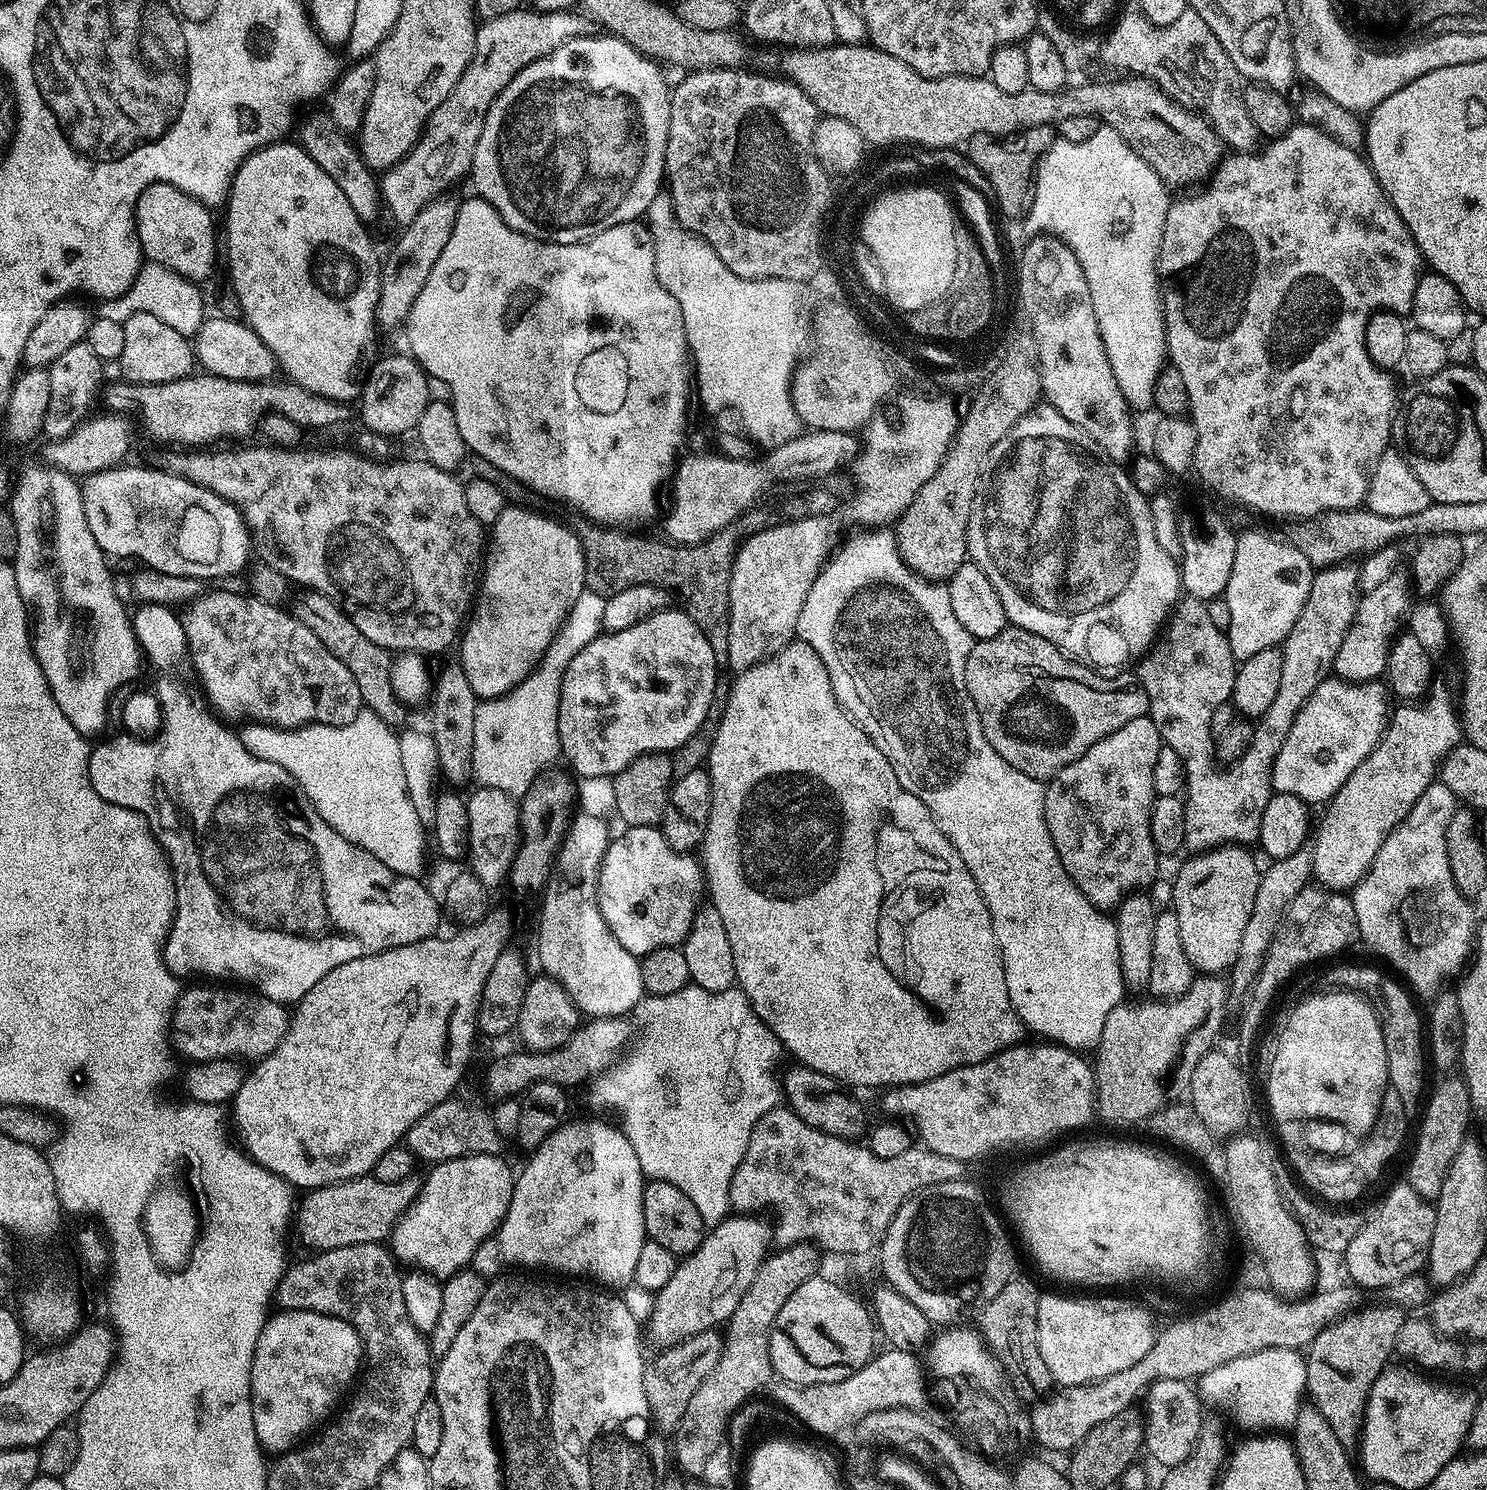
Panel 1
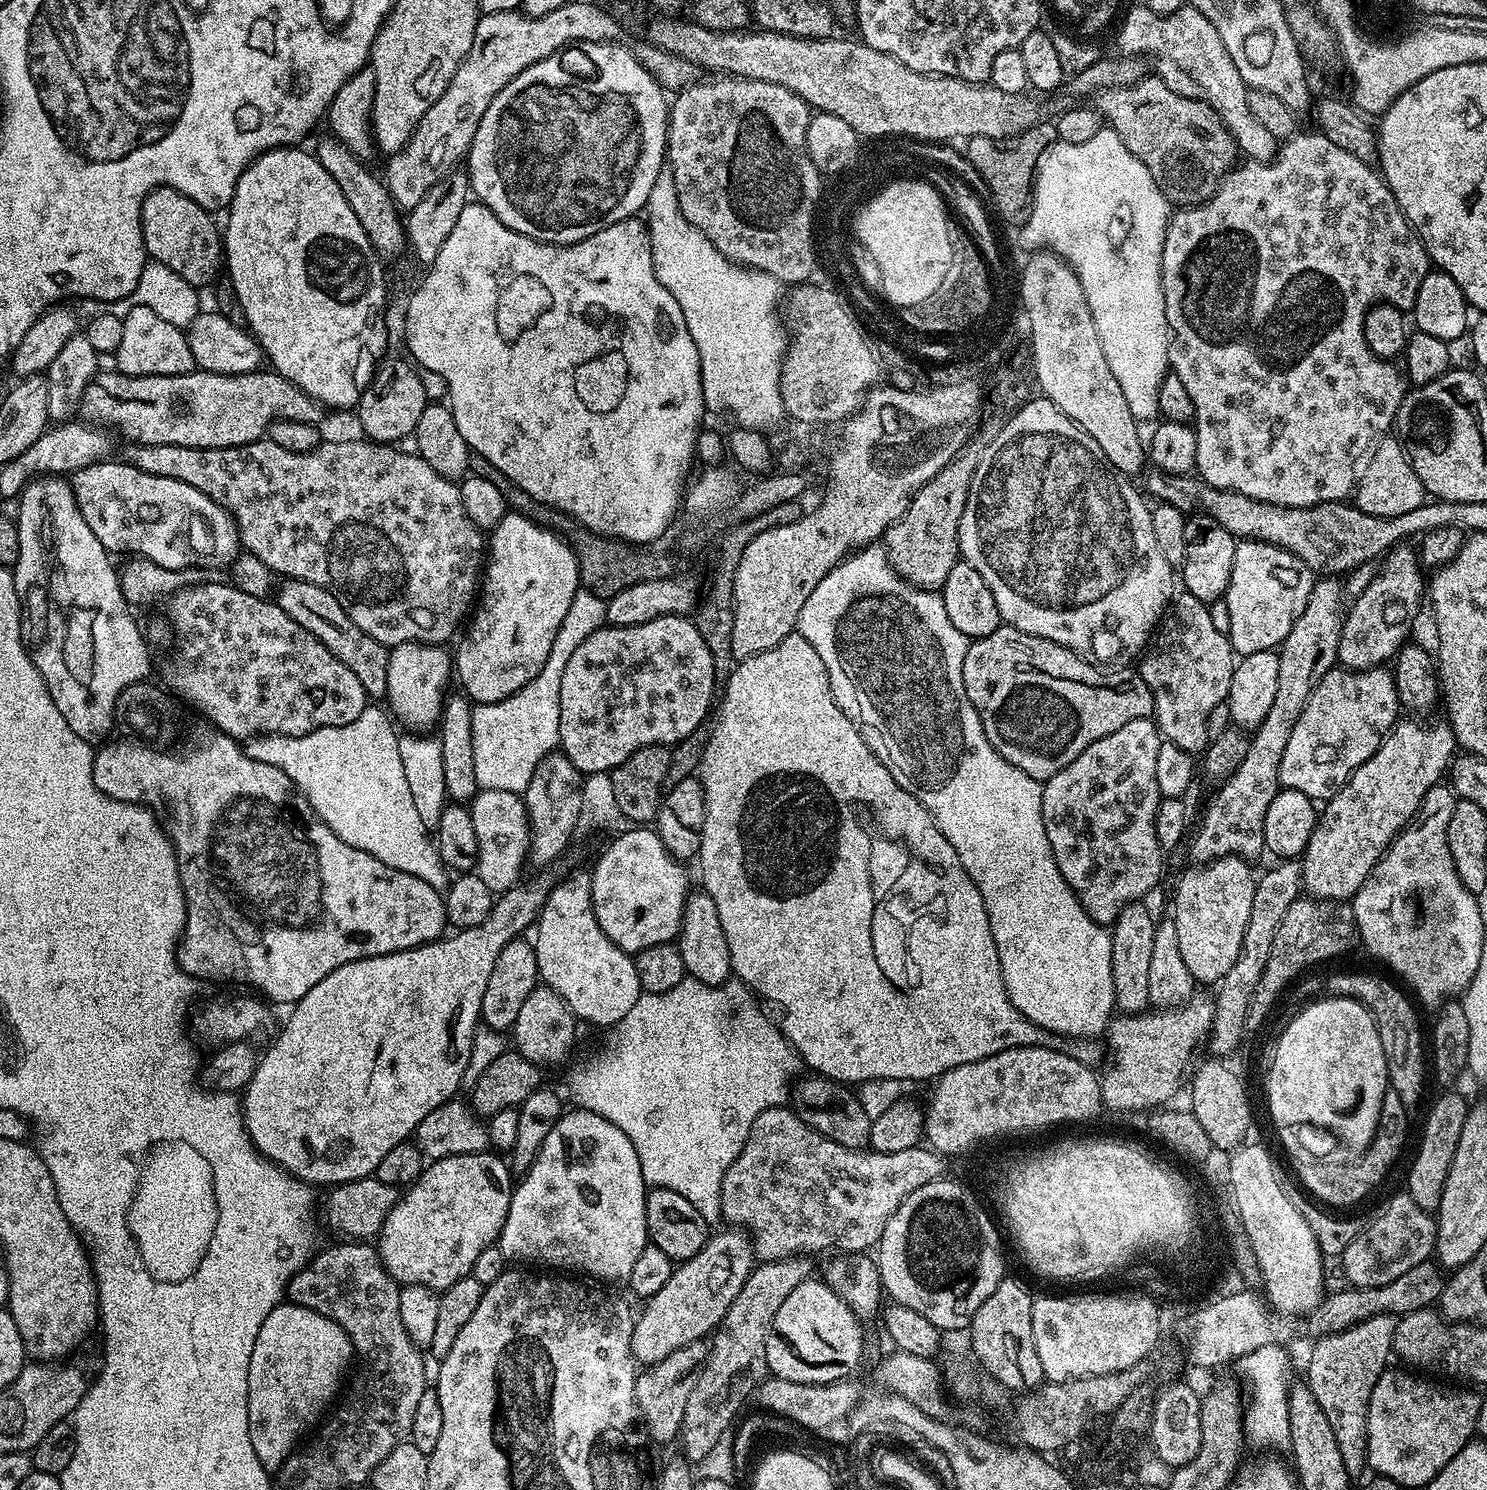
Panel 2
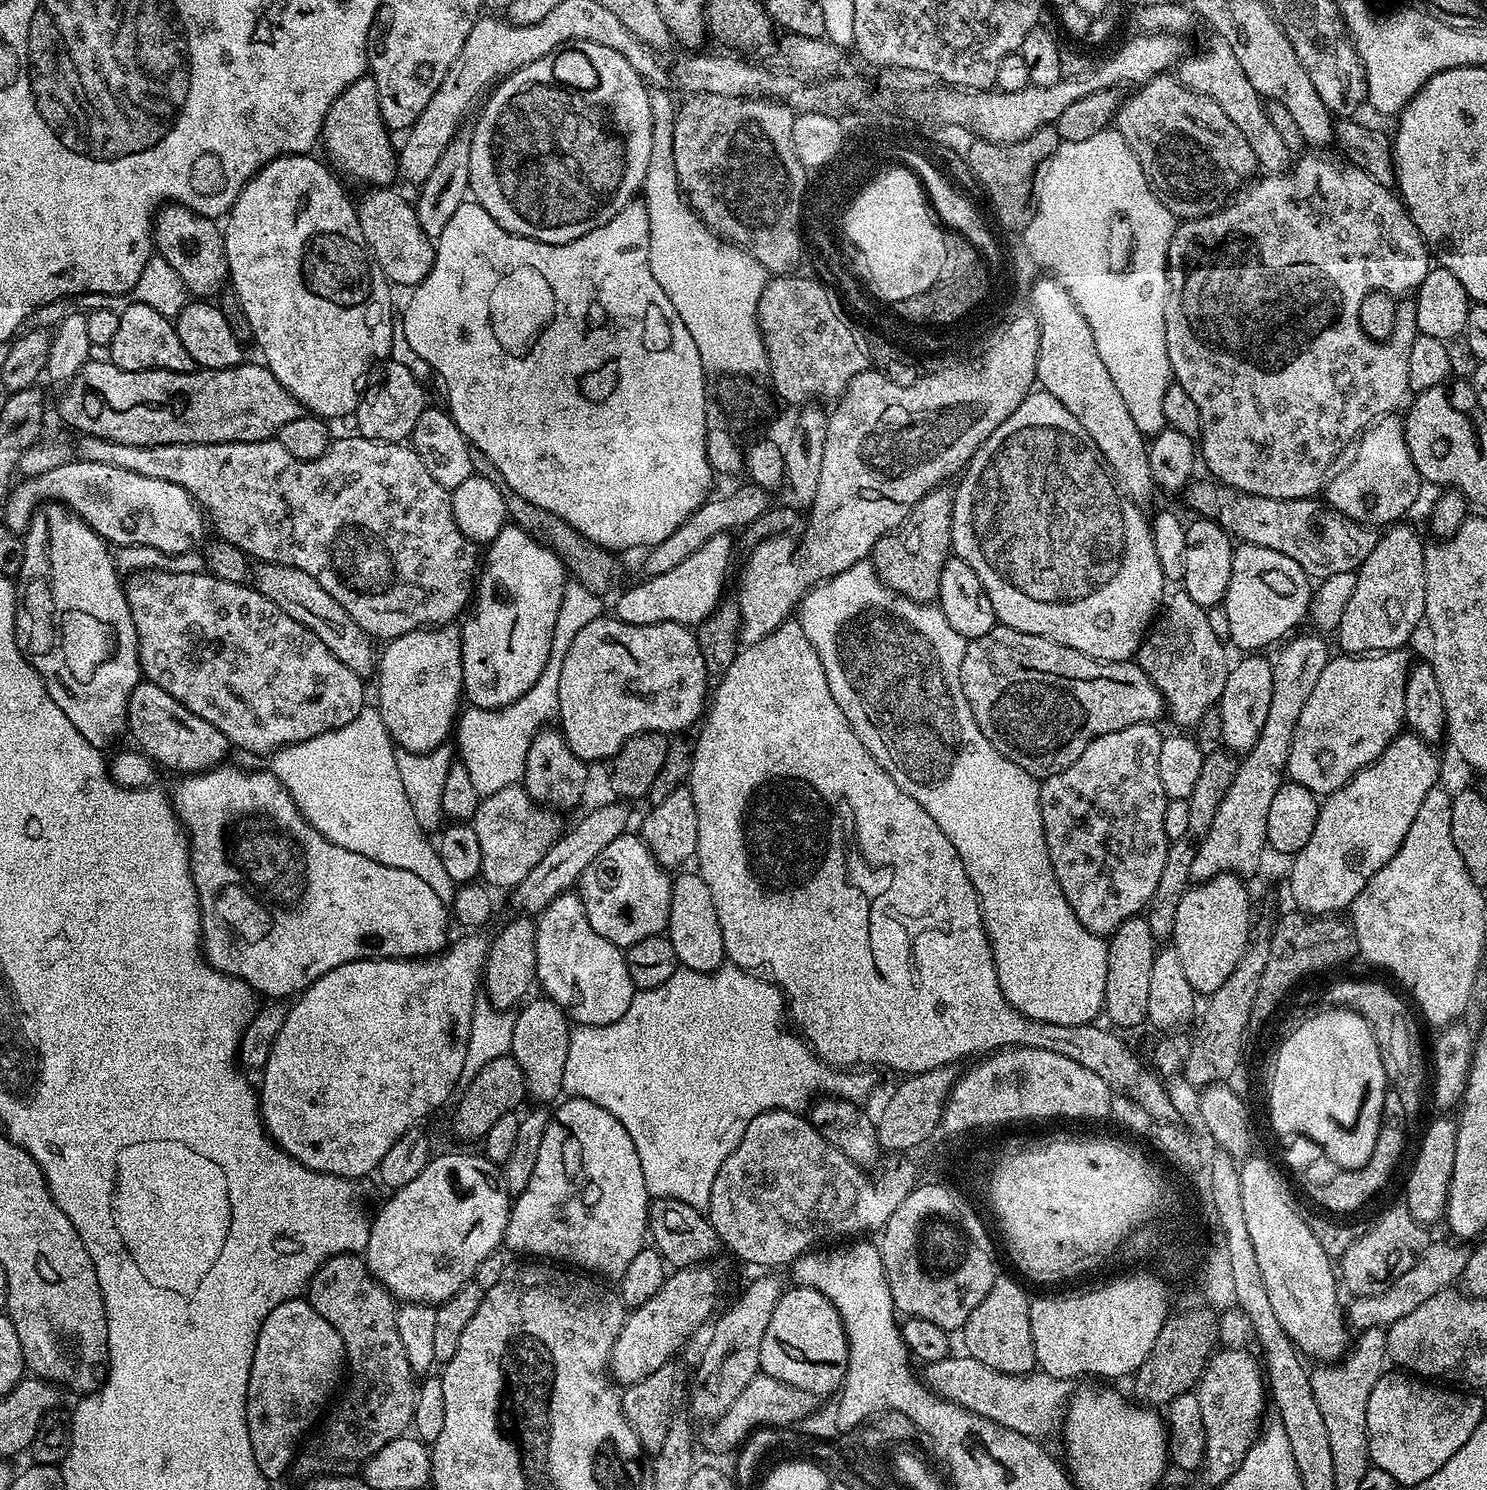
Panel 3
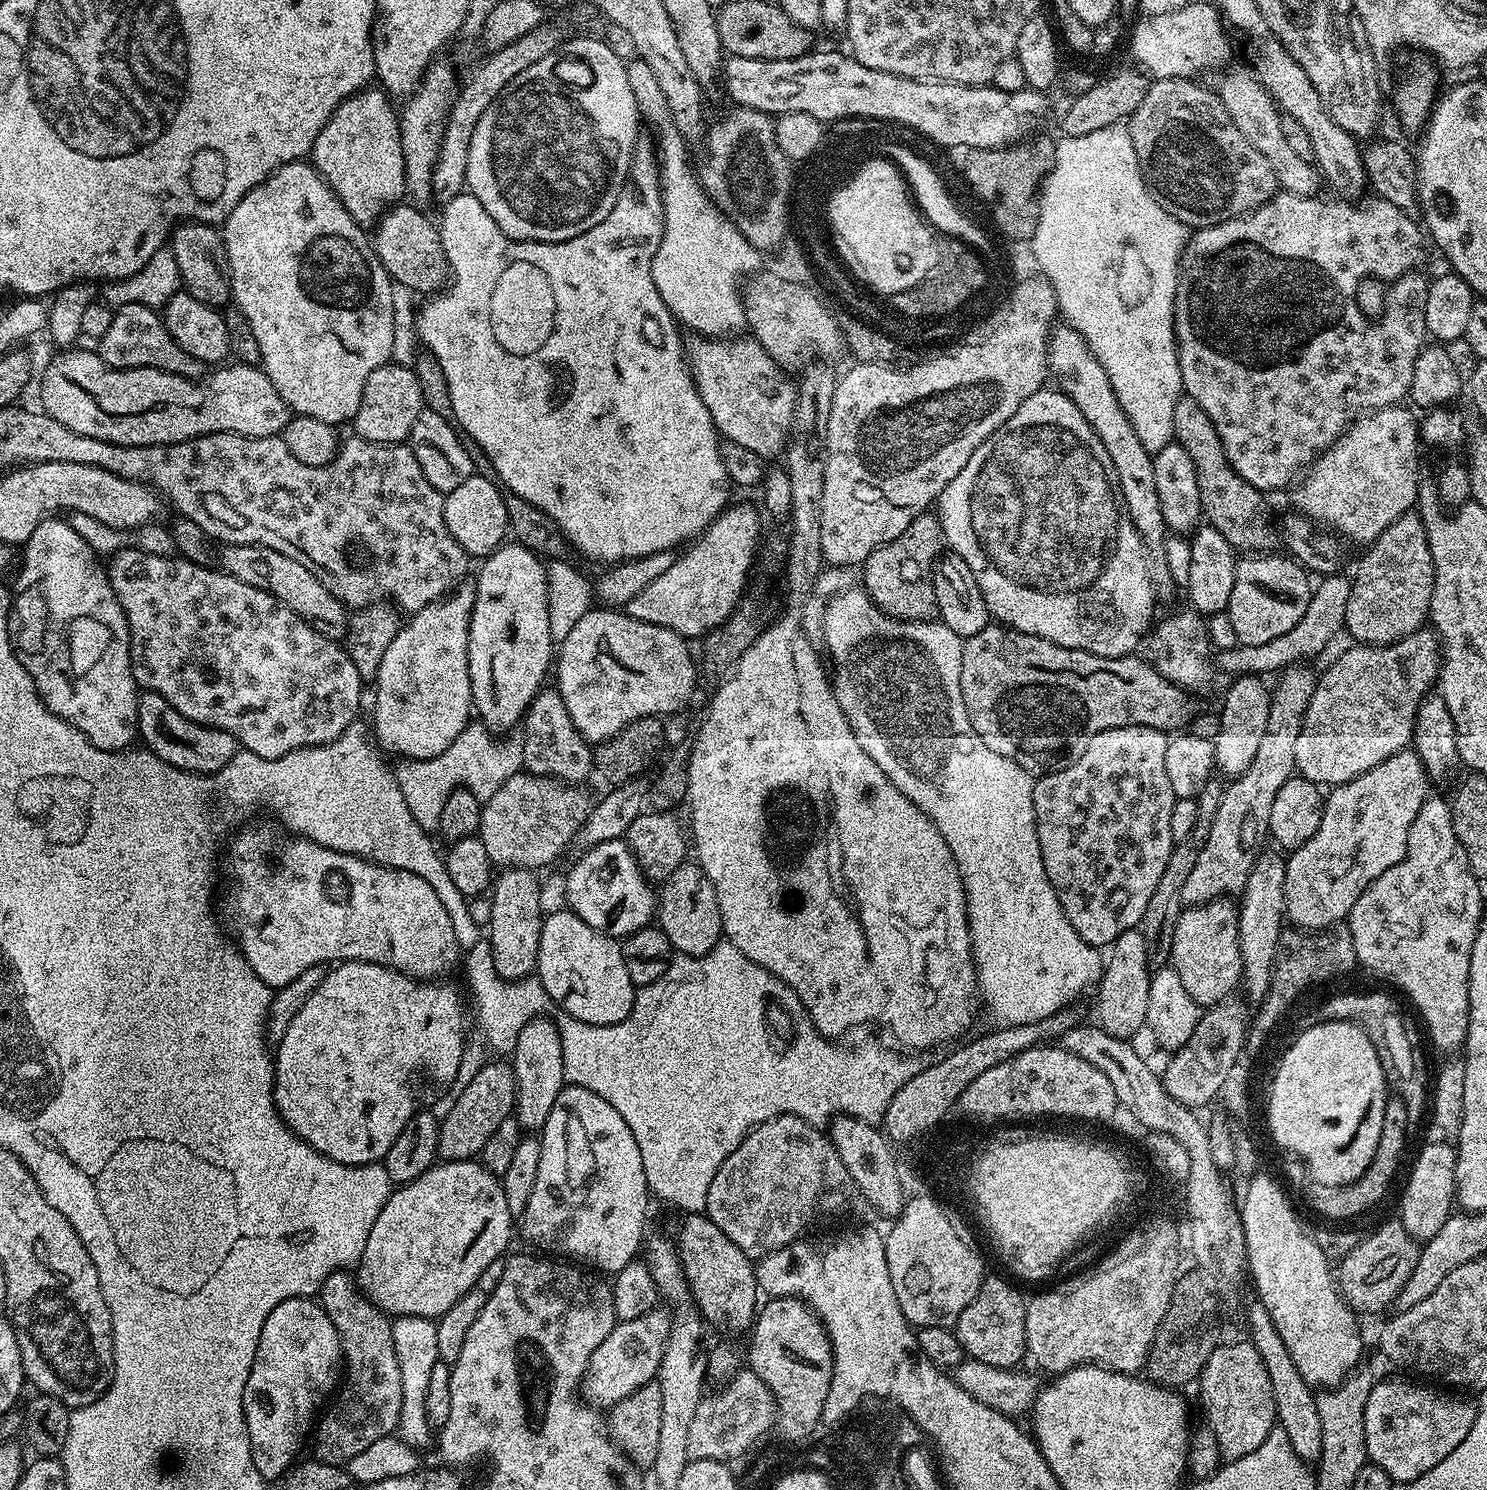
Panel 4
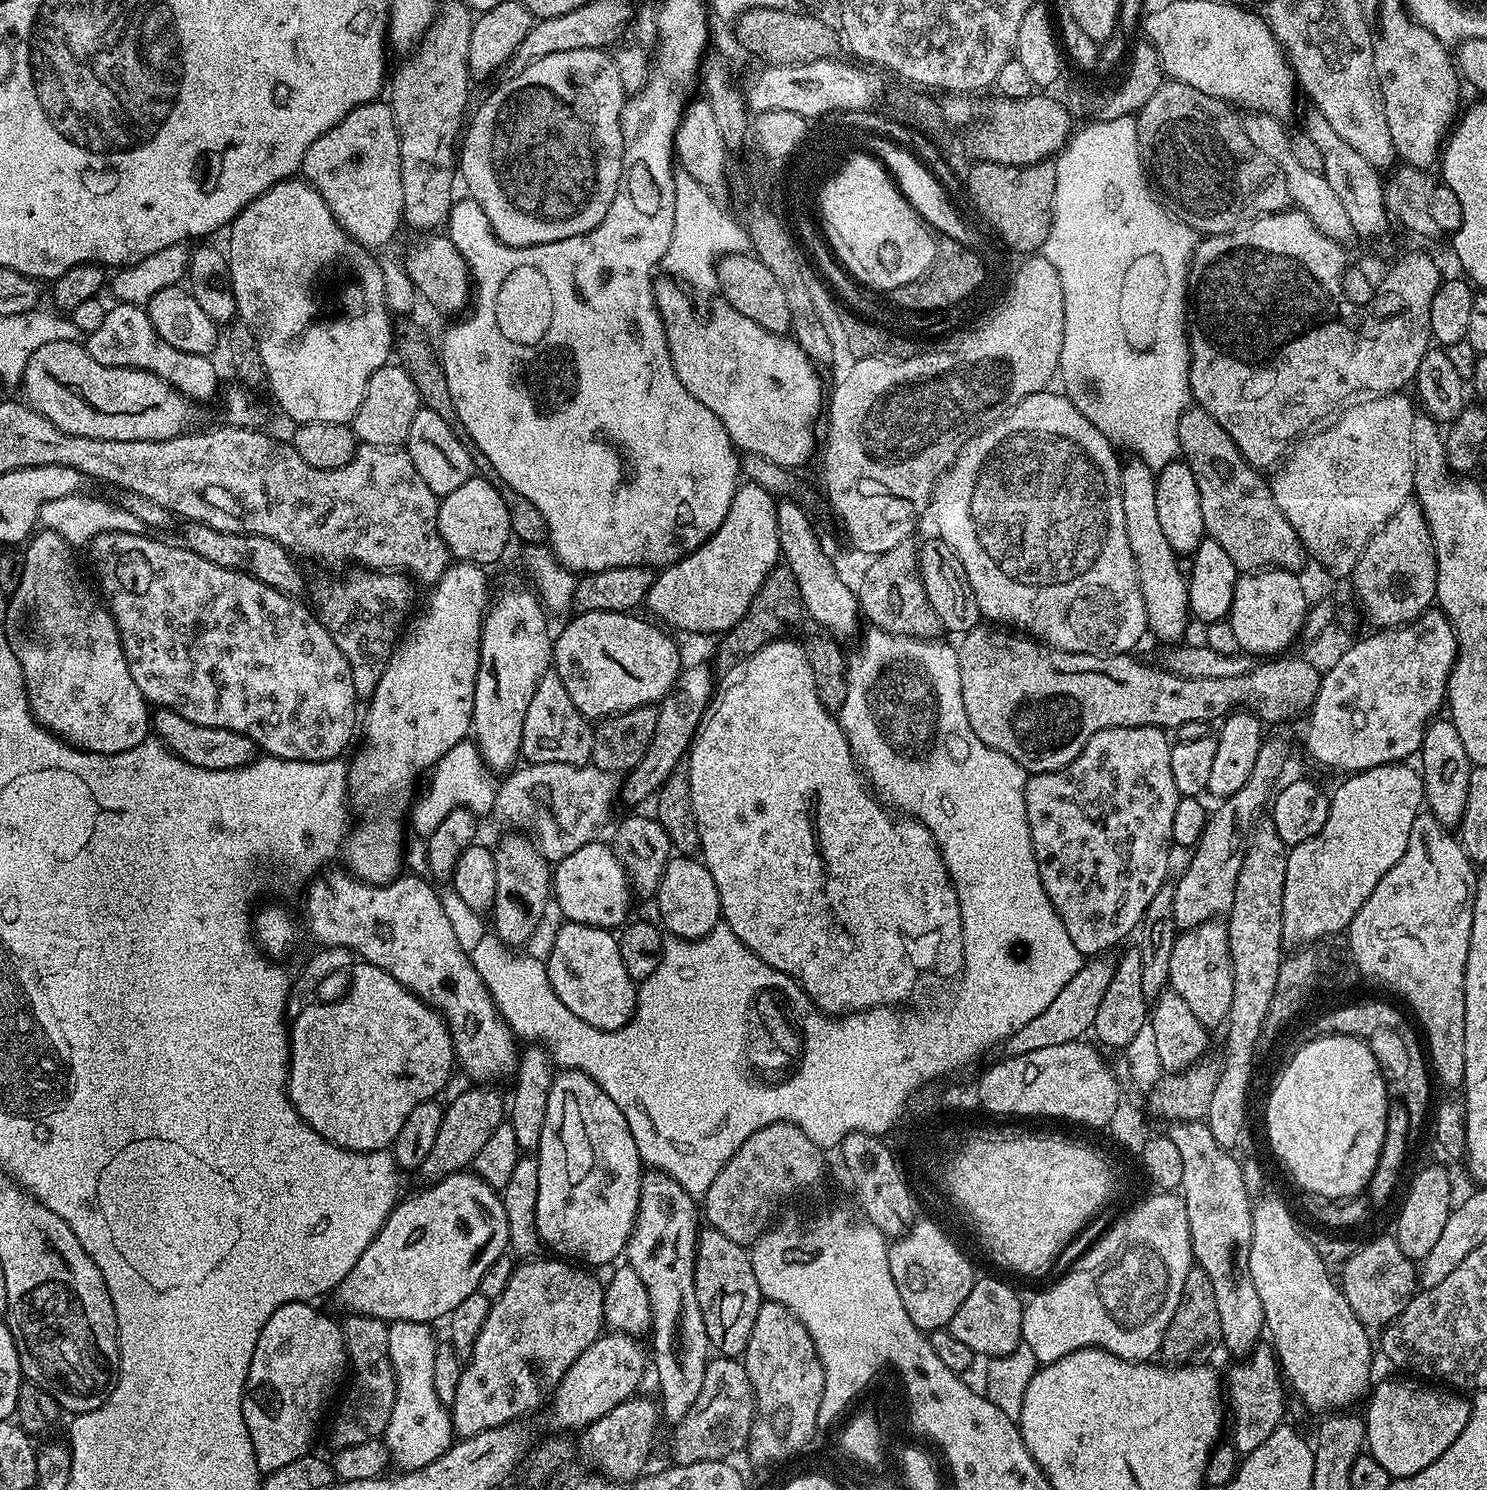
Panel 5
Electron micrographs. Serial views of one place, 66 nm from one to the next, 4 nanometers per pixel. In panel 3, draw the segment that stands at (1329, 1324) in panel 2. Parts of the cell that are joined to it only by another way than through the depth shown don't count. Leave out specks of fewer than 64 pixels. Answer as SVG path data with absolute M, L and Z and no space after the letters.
M1444 1240L1438 1241L1437 1244L1436 1241L1429 1242L1426 1250L1422 1250L1418 1262L1414 1262L1414 1266L1406 1270L1406 1274L1402 1274L1390 1286L1386 1286L1386 1290L1373 1296L1349 1299L1349 1304L1348 1301L1346 1304L1346 1323L1349 1329L1361 1333L1377 1326L1398 1322L1398 1318L1406 1318L1406 1314L1418 1310L1418 1306L1422 1306L1422 1302L1427 1302L1429 1298L1434 1298L1434 1294L1453 1287L1464 1275L1469 1249L1459 1248L1459 1243L1452 1243L1454 1244L1447 1244Z

